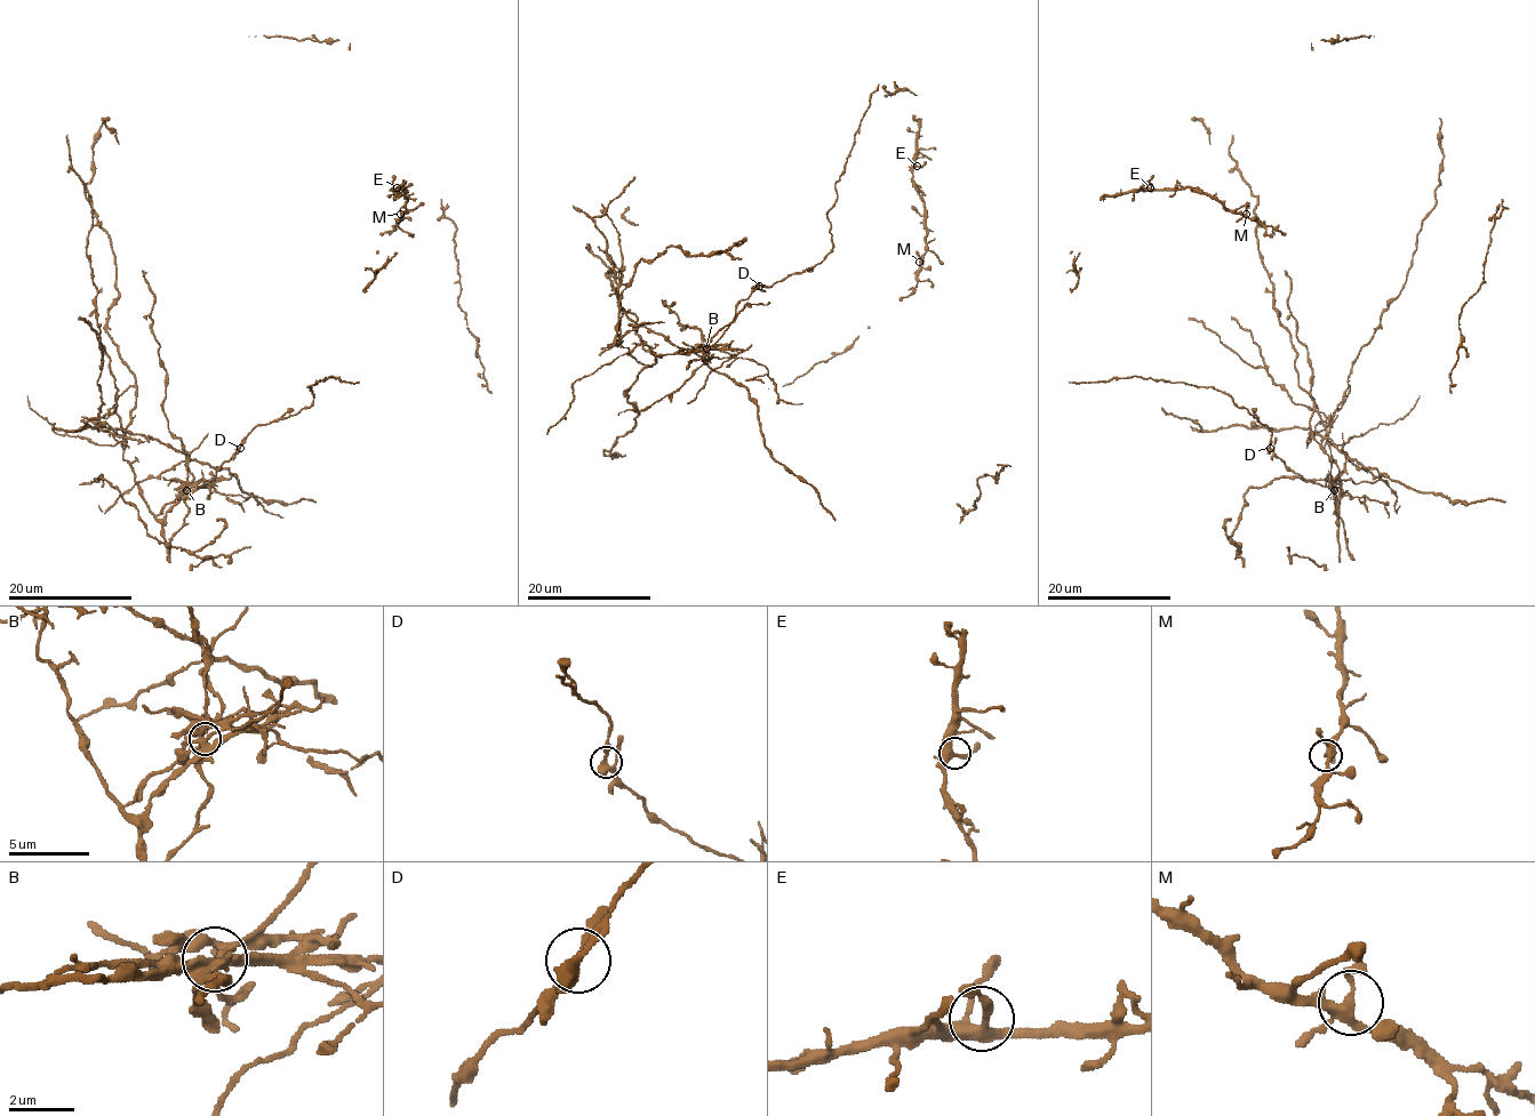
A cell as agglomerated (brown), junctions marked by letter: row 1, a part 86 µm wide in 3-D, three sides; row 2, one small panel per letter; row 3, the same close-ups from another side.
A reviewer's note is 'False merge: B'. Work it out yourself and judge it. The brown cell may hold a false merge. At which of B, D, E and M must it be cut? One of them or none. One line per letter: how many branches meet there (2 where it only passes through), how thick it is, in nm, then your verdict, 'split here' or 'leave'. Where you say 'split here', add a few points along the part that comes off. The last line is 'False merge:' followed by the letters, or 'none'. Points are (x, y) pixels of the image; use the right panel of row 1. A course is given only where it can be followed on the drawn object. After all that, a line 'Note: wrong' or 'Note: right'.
B: branches 5; calibre 280 nm; split here
D: branches 3; calibre 320 nm; leave
E: branches 6; calibre 360 nm; leave
M: branches 4; calibre 320 nm; leave
False merge: B
Note: right

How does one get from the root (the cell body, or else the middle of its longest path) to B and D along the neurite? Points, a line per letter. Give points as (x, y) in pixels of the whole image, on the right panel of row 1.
B: (1254, 417), (1271, 431), (1270, 448), (1287, 466), (1333, 490)
D: (1254, 417), (1271, 431), (1270, 448)

